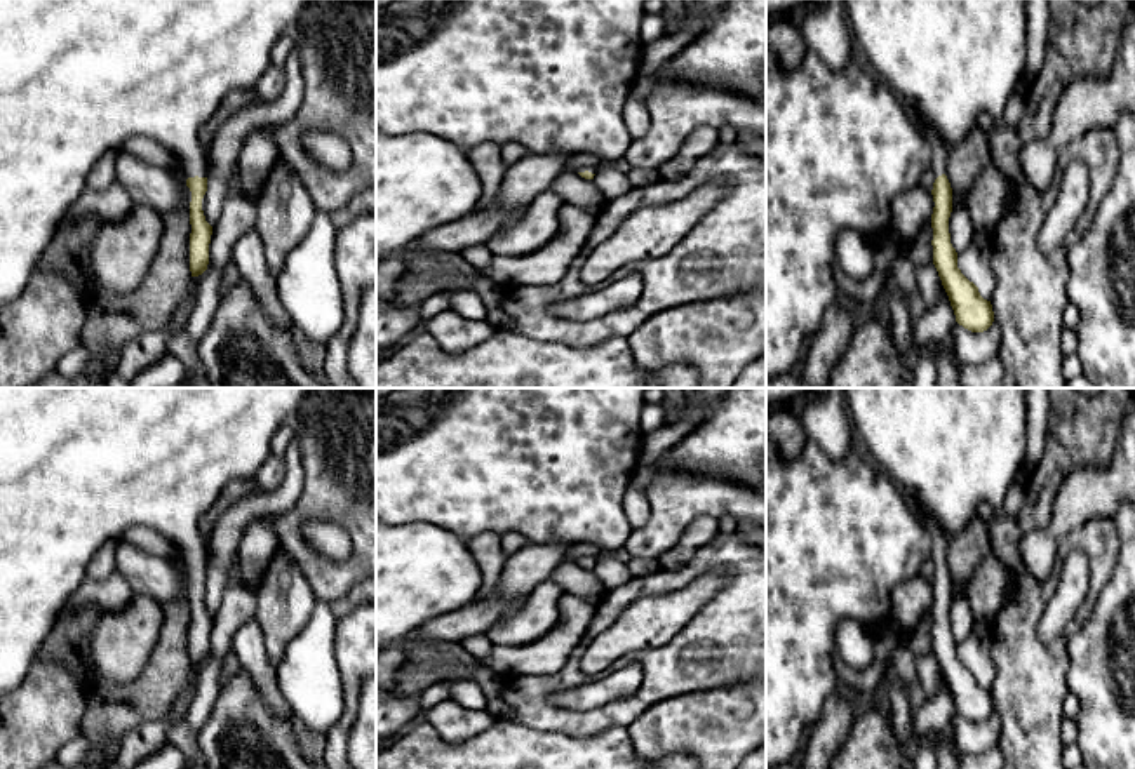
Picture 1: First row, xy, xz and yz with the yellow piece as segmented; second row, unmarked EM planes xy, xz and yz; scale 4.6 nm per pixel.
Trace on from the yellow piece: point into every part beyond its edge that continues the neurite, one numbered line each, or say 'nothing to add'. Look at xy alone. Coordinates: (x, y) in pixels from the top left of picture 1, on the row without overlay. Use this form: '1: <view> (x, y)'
1: xy (79, 467)

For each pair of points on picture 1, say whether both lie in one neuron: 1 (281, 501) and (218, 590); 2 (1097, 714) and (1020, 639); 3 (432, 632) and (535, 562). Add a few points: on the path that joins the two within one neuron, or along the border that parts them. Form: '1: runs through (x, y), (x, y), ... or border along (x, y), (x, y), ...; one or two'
1: runs through (253, 507), (228, 529), (220, 562); one
2: border along (1066, 642), (1066, 686), (1069, 691); two
3: runs through (458, 625), (488, 611), (510, 588); one

